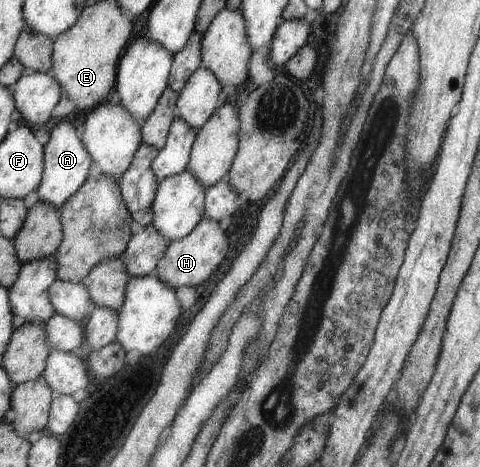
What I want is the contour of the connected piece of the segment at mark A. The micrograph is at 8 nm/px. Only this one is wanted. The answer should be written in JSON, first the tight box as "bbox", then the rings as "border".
{"bbox":[35,121,94,209],"border":[[[60,121],[56,127],[50,127],[50,130],[45,147],[45,179],[35,193],[35,199],[50,202],[59,209],[89,179],[94,163],[83,139],[78,137],[78,131],[70,121]]]}

